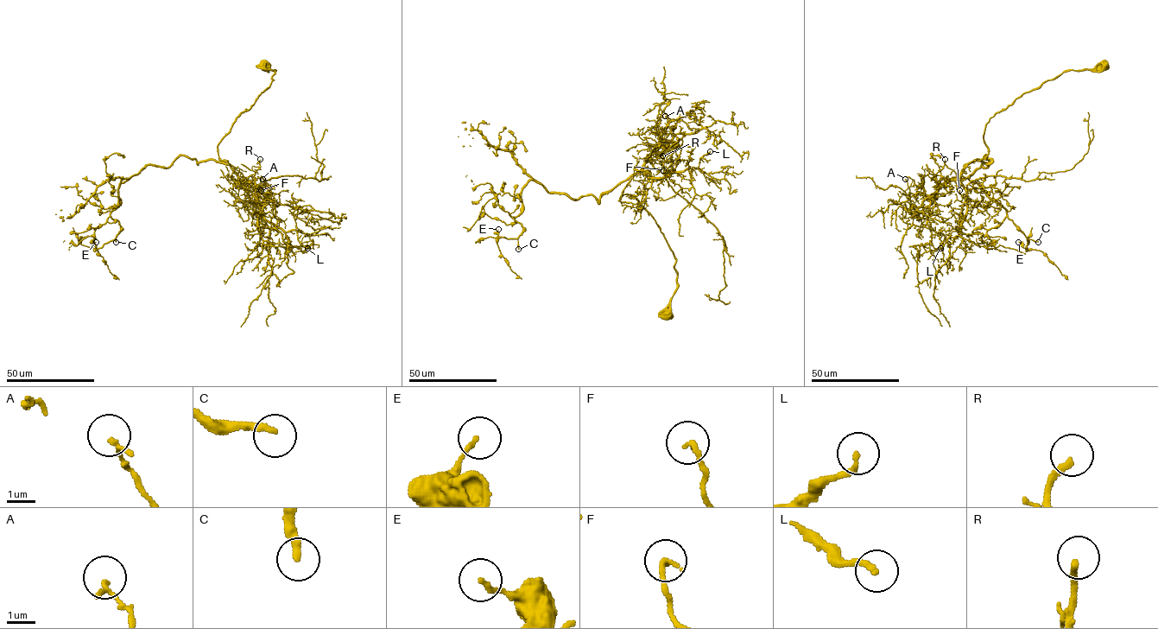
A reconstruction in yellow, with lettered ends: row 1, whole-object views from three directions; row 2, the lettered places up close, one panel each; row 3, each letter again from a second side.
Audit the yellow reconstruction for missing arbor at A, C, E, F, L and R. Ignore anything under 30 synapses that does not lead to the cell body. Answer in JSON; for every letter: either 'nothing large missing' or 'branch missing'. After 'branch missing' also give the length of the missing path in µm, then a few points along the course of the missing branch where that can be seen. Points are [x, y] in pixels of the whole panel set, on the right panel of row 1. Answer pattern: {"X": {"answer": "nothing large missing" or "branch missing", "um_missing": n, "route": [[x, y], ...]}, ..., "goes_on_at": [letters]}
{"A": {"answer": "nothing large missing"}, "C": {"answer": "branch missing", "um_missing": 35, "route": [[1038, 242], [1072, 271]]}, "E": {"answer": "nothing large missing"}, "F": {"answer": "nothing large missing"}, "L": {"answer": "nothing large missing"}, "R": {"answer": "nothing large missing"}, "goes_on_at": ["C"]}

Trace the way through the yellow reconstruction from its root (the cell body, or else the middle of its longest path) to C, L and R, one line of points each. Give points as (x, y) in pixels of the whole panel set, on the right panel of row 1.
C: (1103, 66), (1065, 70), (1023, 93), (986, 123), (988, 154), (965, 165), (991, 159), (969, 179), (1038, 242)
L: (1103, 66), (1065, 70), (990, 119), (983, 135), (988, 154), (971, 162), (960, 174), (966, 216), (940, 248)
R: (1103, 66), (1065, 70), (996, 113), (983, 135), (988, 154), (939, 186), (935, 175), (945, 159)

